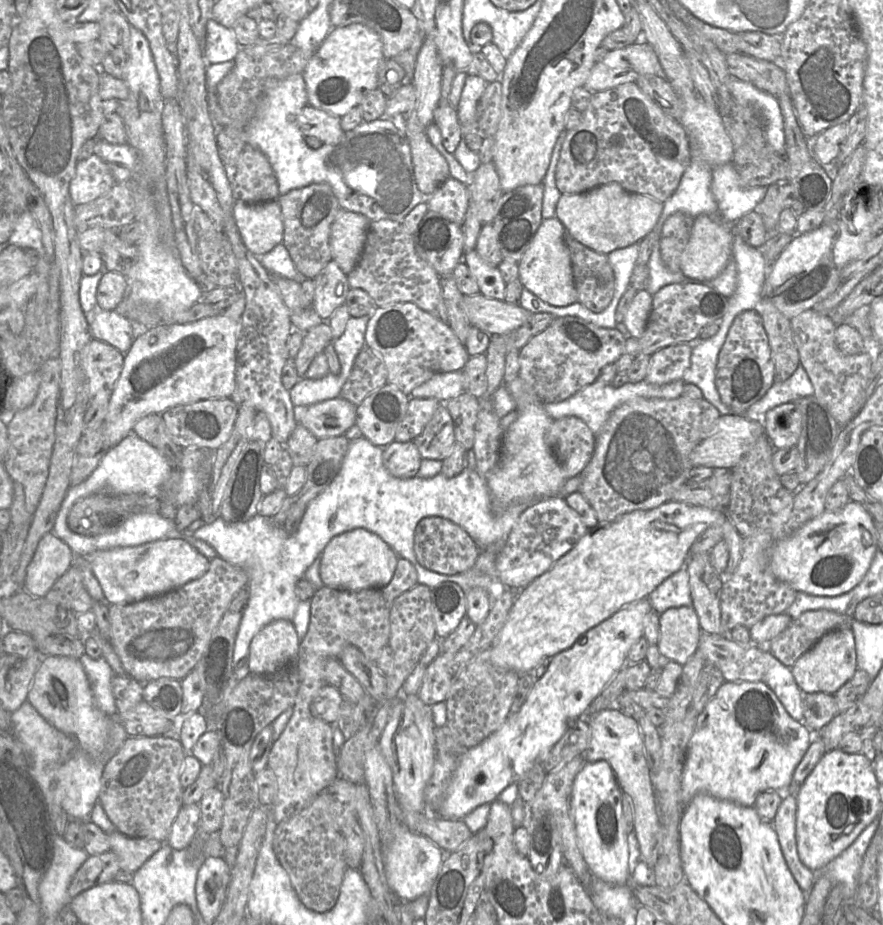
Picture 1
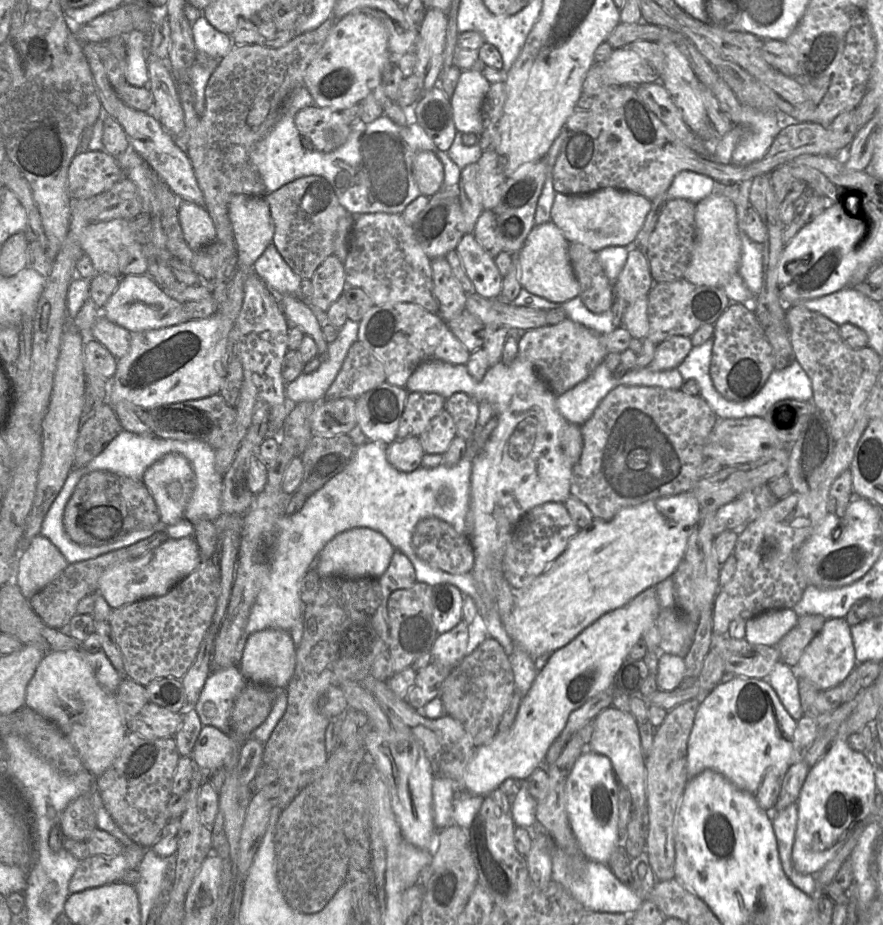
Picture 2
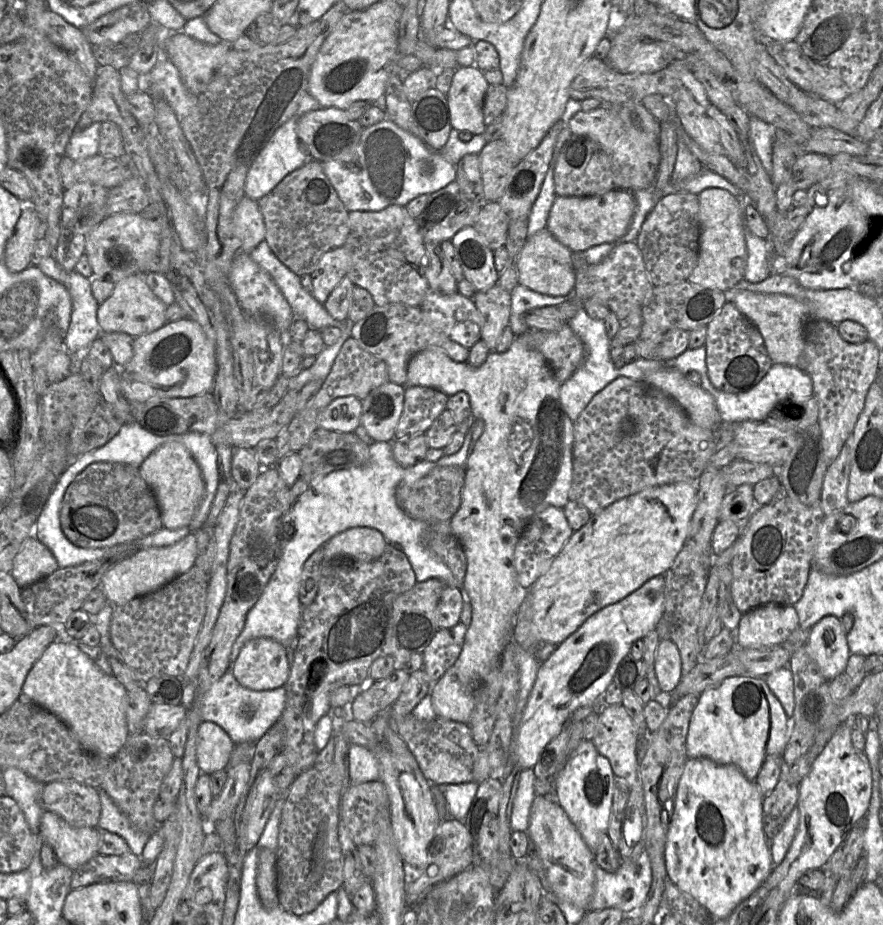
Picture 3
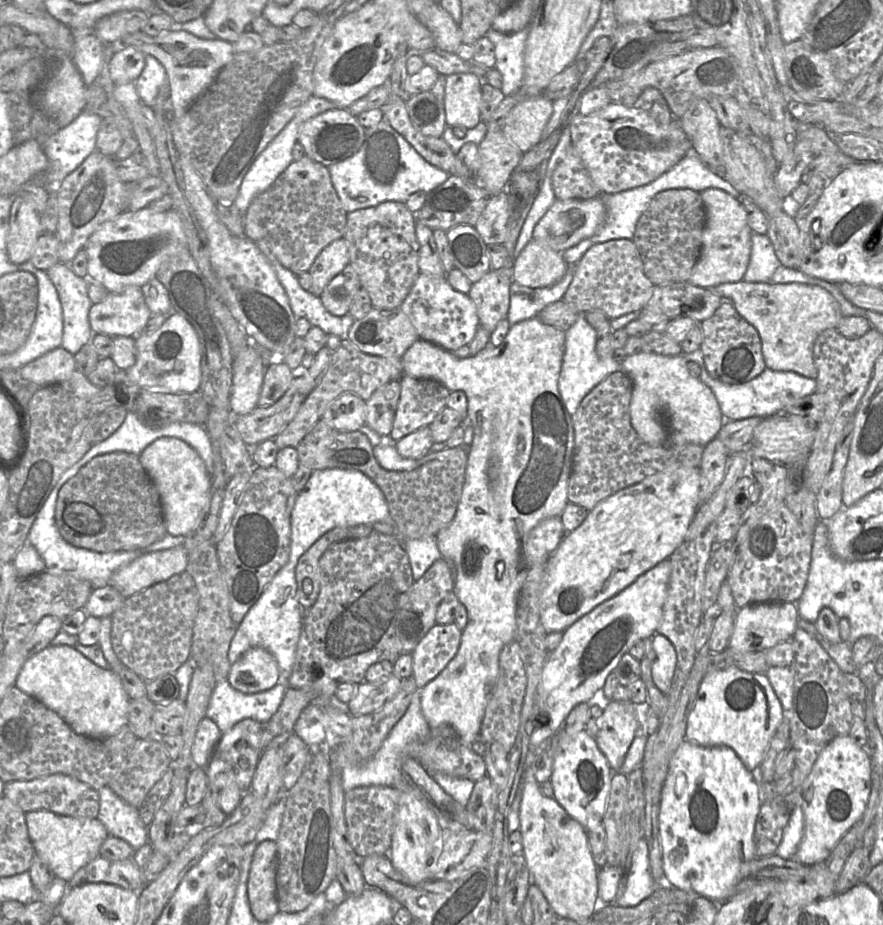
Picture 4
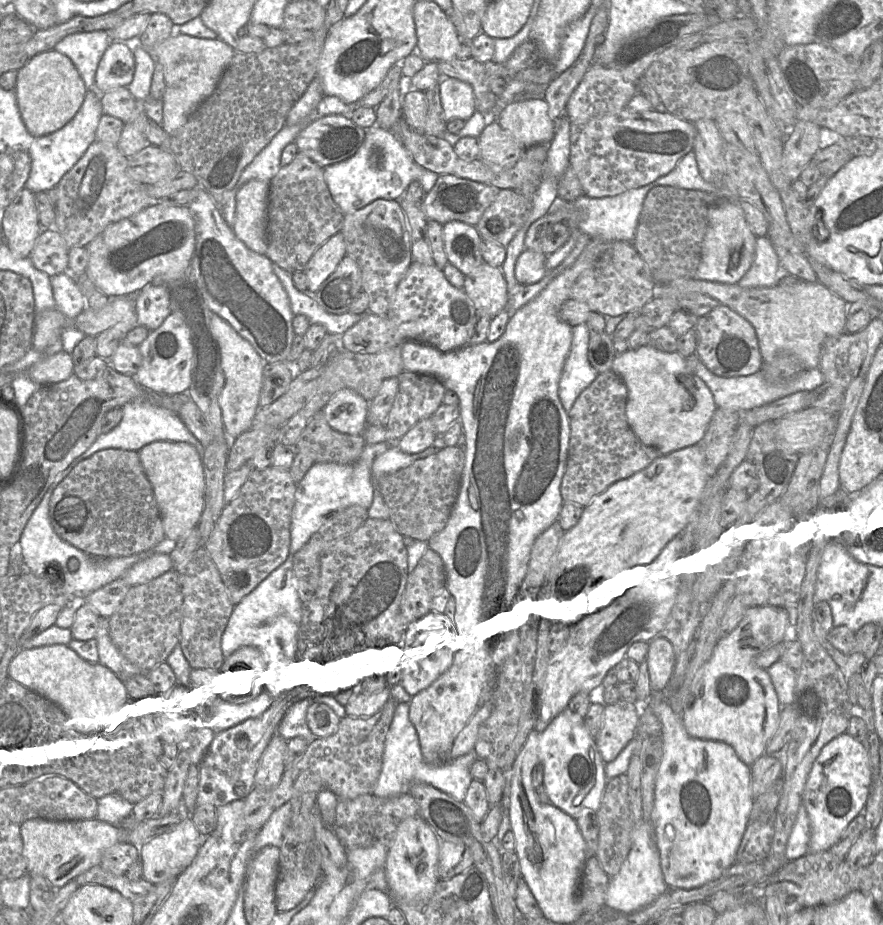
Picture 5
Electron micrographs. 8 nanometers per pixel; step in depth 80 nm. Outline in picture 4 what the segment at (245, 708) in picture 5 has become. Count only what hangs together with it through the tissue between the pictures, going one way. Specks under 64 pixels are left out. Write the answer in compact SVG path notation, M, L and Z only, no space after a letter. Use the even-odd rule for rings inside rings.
M227 678L223 679L216 682L206 710L206 717L213 720L223 734L231 730L239 721L246 718L265 725L278 710L286 688L286 682L279 682L274 687L263 692L247 694L233 688Z

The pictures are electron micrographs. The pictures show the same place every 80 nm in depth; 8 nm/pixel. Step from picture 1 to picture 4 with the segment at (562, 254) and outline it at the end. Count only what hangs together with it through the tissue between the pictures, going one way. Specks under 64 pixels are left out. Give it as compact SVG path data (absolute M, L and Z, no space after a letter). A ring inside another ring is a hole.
M531 240L514 262L512 279L529 288L544 288L560 281L568 269L562 252Z

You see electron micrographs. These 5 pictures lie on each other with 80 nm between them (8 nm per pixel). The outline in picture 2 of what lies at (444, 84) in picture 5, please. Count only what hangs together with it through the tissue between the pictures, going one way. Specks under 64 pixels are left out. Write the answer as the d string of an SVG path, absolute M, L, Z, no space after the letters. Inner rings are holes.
M462 71L450 98L454 123L461 133L481 135L483 124L481 108L491 83L478 71Z

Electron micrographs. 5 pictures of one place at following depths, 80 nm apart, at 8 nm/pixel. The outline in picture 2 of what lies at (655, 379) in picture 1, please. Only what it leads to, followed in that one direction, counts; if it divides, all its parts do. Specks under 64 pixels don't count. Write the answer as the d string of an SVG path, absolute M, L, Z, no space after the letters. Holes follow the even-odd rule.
M670 337L657 345L654 358L649 367L656 371L677 369L692 348L690 337Z

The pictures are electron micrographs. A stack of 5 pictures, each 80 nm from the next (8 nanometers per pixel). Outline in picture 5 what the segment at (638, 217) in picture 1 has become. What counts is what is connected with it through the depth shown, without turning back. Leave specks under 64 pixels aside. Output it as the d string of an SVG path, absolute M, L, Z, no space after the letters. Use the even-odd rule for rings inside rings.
M556 197L548 212L537 219L527 231L525 249L548 256L564 246L578 229L578 224L579 213L573 202Z

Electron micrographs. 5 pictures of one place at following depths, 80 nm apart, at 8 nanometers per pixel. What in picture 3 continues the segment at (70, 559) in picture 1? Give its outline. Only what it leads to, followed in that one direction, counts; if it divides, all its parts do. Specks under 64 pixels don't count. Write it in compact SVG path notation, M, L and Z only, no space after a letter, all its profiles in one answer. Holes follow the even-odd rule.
M33 535L22 544L14 558L11 575L23 589L59 569L52 552Z

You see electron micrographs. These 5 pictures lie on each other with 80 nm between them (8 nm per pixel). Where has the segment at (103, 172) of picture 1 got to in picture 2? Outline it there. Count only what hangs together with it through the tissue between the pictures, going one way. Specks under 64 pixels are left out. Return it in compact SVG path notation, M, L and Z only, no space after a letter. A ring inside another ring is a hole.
M79 151L68 169L68 191L72 199L90 199L124 178L116 158L106 151Z

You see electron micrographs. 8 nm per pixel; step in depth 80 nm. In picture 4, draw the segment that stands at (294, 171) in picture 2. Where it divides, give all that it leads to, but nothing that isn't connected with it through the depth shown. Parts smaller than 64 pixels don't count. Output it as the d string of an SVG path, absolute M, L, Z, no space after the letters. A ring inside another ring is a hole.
M312 95L301 106L297 114L284 127L284 129L259 154L245 174L236 198L236 206L242 215L245 214L252 200L259 194L268 190L277 177L293 162L292 149L295 143L298 142L298 133L302 124L318 114L336 107L337 106L333 102ZM385 119L366 128L364 143L354 155L329 166L328 170L332 185L347 213L374 207L385 201L405 203L414 192L429 193L450 176L427 162Z

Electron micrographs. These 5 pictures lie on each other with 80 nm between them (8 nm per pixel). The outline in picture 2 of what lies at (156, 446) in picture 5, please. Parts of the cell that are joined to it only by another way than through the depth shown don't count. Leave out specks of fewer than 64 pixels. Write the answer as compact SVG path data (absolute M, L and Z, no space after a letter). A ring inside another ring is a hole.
M178 453L164 455L147 468L142 481L152 494L165 526L184 518L194 489L193 469L184 456Z

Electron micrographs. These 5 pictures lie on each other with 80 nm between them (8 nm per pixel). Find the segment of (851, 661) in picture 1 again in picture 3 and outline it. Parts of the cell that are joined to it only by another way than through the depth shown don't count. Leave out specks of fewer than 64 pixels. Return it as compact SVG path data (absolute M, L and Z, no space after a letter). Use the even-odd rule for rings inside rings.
M830 615L823 617L810 630L806 650L829 681L846 670L851 655L847 635L841 620Z

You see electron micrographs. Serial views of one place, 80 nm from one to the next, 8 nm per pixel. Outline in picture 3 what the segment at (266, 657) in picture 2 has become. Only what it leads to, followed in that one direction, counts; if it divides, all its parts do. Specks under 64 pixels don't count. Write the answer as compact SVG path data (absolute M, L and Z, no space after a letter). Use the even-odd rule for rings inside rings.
M261 637L244 645L230 670L243 687L273 690L285 685L290 667L286 648L274 639Z

